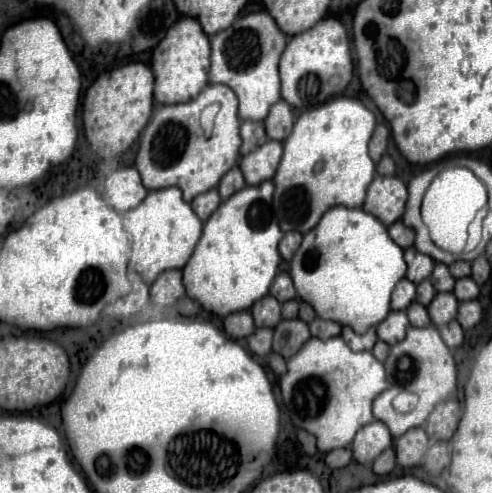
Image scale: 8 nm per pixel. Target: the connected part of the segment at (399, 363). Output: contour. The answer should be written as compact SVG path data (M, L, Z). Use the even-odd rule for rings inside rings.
M410 326L410 328L406 330L406 338L390 348L390 354L388 354L388 360L384 362L384 368L386 368L386 378L388 378L388 382L390 382L390 388L384 390L384 392L374 400L374 418L380 420L380 422L384 422L394 438L400 438L400 436L402 436L406 430L410 430L410 428L422 426L422 424L426 422L428 414L434 410L434 406L440 404L440 402L444 402L444 400L456 390L456 362L454 362L454 358L452 358L452 354L450 354L448 346L446 346L444 340L440 338L440 332L438 332L436 326L426 326L426 328L414 328L414 326ZM404 388L408 388L408 392L412 392L412 394L418 396L416 408L414 408L412 412L406 412L406 414L396 412L394 406L392 406L392 400L394 400Z

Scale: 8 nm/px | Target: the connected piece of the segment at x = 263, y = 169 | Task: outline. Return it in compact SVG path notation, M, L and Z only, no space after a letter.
M268 140L266 144L258 146L254 152L242 156L240 170L248 186L258 186L264 180L272 180L276 174L276 166L282 158L282 142Z

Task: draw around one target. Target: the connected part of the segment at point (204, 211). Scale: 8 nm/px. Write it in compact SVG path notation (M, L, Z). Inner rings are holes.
M214 188L214 190L208 190L208 192L200 194L200 196L196 196L196 198L190 202L192 210L196 212L196 216L198 216L202 222L208 220L208 216L218 208L218 204L220 204L220 196L218 196L218 190L216 190L216 188Z

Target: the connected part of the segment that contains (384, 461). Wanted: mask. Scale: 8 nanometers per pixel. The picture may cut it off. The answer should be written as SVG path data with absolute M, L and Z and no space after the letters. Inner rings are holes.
M388 448L374 460L374 474L378 474L378 476L390 474L394 470L394 466L396 466L396 456L394 456L394 450Z

